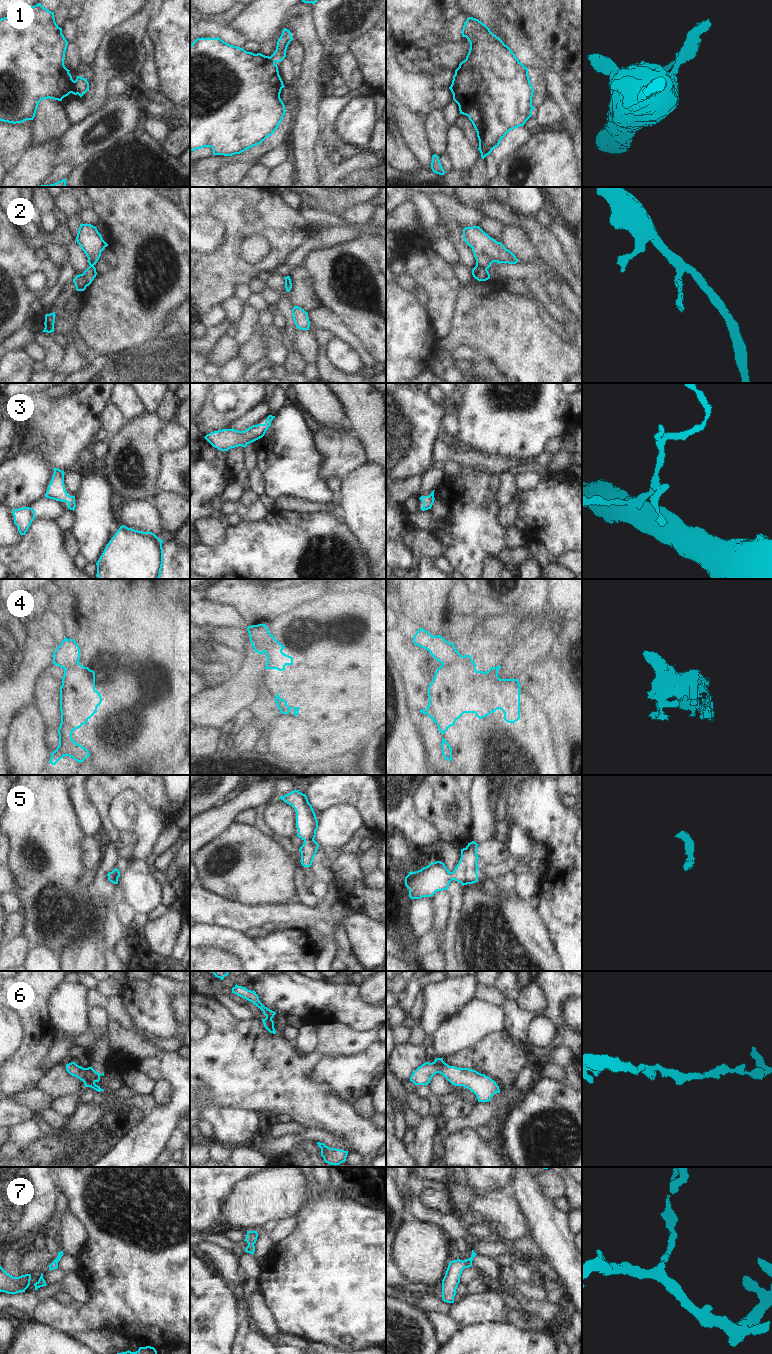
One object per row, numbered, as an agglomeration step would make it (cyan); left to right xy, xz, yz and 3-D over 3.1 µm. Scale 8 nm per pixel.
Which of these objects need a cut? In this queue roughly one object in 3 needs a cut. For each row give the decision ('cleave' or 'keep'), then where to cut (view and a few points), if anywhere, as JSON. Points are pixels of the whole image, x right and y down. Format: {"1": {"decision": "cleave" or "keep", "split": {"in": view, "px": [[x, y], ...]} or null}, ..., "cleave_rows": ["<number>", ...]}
{"1": {"decision": "cleave", "split": {"in": "xy", "px": [[73, 81], [73, 88], [78, 93]]}}, "2": {"decision": "cleave", "split": {"in": "yz", "px": [[476, 265], [486, 269]]}}, "3": {"decision": "keep", "split": null}, "4": {"decision": "cleave", "split": {"in": "yz", "px": [[460, 654], [456, 659], [442, 664]]}}, "5": {"decision": "keep", "split": null}, "6": {"decision": "keep", "split": null}, "7": {"decision": "keep", "split": null}, "cleave_rows": ["1", "2", "4"]}

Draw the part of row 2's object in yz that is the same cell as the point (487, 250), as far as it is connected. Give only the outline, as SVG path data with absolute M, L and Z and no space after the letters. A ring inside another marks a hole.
M479 226L465 227L463 239L472 248L476 266L489 269L493 262L516 264L516 256L501 242L497 242L485 233Z

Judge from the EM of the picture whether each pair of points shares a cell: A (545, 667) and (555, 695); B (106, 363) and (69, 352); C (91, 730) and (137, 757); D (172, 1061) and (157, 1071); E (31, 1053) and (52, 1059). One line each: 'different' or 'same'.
A: same
B: different
C: same
D: same
E: different

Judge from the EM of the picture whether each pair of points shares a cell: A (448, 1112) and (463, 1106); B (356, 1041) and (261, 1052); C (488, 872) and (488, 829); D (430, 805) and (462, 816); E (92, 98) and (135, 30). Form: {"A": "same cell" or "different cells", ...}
{"A": "same cell", "B": "same cell", "C": "same cell", "D": "same cell", "E": "same cell"}

